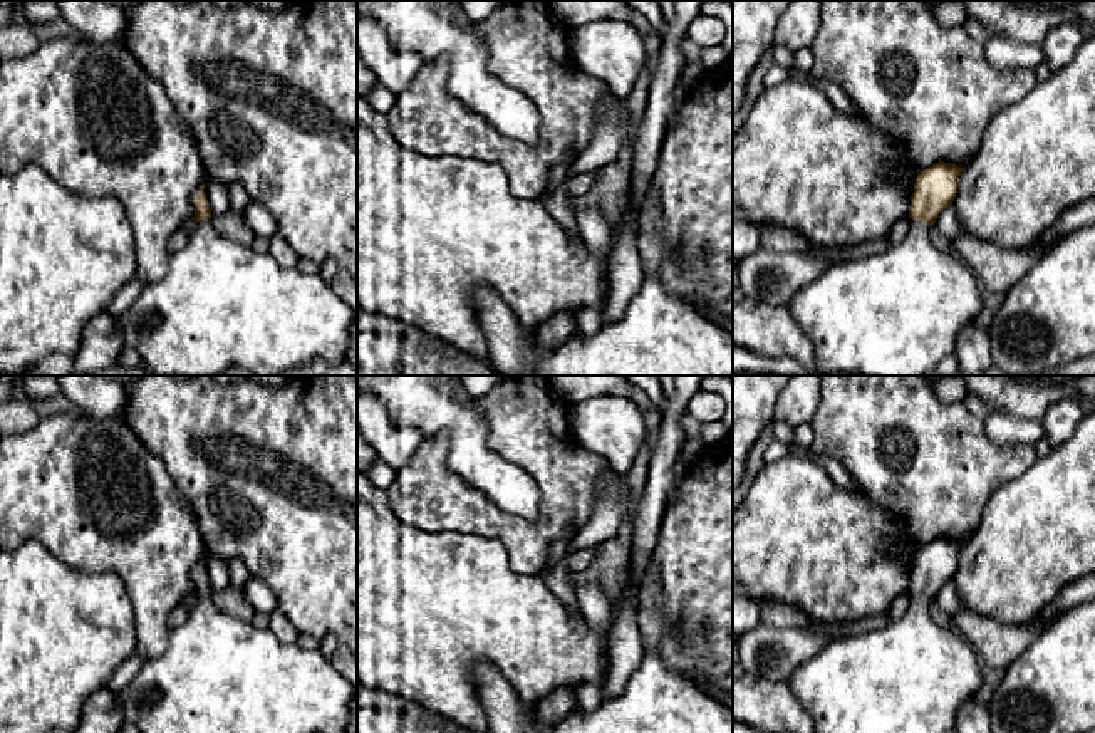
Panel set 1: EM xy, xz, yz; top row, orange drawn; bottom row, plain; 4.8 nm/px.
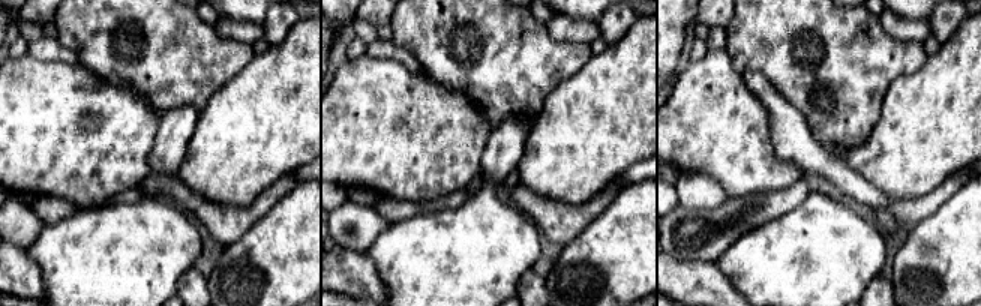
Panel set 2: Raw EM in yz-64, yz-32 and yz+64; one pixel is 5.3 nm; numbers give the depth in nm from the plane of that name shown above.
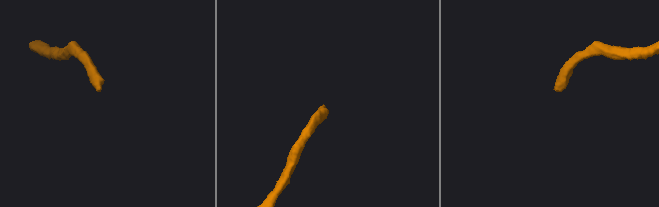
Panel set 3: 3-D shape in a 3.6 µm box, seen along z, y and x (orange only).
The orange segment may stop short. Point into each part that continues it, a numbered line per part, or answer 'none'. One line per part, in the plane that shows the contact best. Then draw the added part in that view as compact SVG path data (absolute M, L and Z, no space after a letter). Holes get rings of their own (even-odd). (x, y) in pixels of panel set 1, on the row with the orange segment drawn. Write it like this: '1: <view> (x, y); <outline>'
1: yz (897, 312); M909 218L909 231L900 243L852 262L835 262L795 294L788 307L813 344L822 376L924 376L941 359L954 356L961 330L983 309L986 290L957 253L942 252L931 242L929 228L931 225Z

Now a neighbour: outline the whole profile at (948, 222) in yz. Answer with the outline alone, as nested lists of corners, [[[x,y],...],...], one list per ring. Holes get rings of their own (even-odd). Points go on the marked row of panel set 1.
[[[952,205],[946,206],[936,218],[934,223],[941,233],[944,233],[949,240],[954,240],[957,237],[968,235],[964,226],[961,225],[956,210]]]

